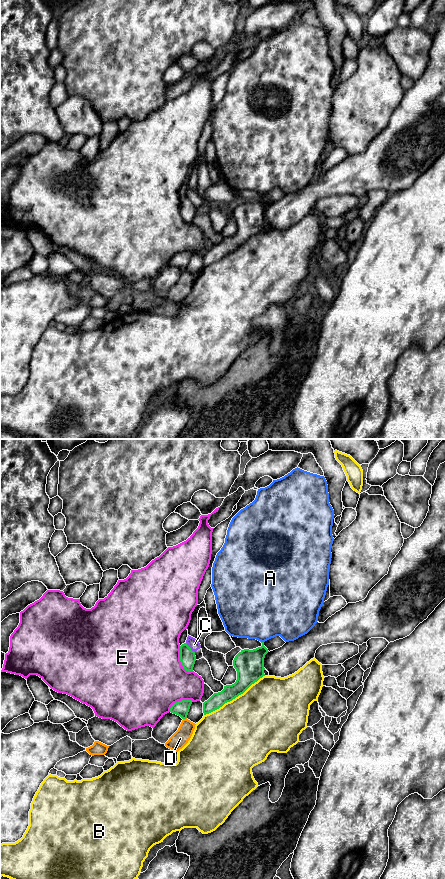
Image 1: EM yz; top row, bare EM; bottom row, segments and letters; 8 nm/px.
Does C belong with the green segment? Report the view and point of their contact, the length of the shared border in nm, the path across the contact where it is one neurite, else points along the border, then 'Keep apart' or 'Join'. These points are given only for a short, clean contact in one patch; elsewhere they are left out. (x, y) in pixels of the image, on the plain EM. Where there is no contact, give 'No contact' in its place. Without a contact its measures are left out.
Touches green at yz (189, 199). Shared border 110 nm. Boundary: yz (186, 194), (194, 204). Keep apart

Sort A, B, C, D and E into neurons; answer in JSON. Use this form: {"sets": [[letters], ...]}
{"sets": [["A"], ["B"], ["C"], ["D"], ["E"]]}

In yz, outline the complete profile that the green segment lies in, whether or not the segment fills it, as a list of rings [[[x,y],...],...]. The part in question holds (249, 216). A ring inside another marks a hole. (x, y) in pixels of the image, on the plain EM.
[[[261,194],[262,198],[253,202],[241,202],[233,212],[233,218],[237,223],[237,232],[232,237],[224,238],[221,244],[214,245],[203,255],[204,267],[209,266],[225,255],[232,253],[243,246],[252,236],[257,234],[264,226],[264,210],[269,204]]]

